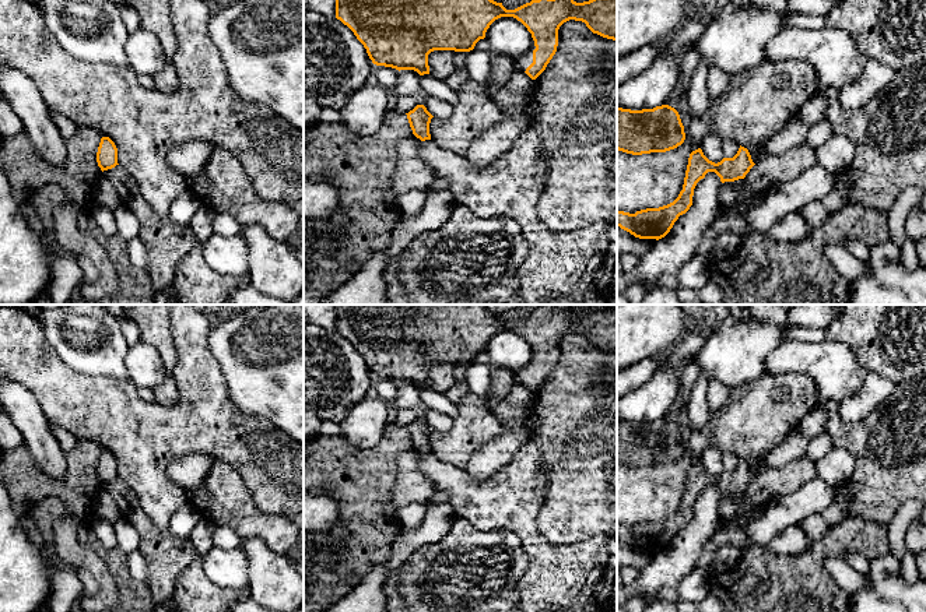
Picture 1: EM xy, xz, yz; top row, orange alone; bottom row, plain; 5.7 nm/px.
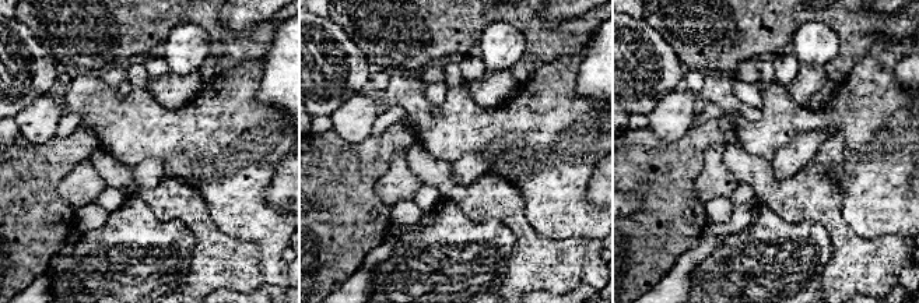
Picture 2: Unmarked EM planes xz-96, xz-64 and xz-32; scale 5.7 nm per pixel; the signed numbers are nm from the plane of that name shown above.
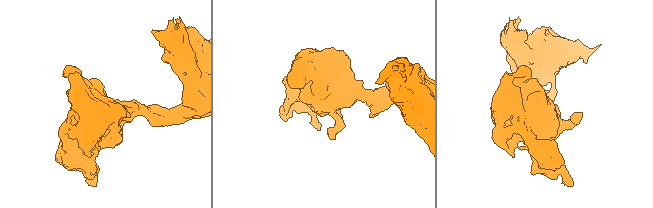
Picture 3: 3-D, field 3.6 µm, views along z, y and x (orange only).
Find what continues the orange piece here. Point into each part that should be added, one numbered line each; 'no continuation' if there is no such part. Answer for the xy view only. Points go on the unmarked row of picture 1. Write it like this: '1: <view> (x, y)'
no continuation

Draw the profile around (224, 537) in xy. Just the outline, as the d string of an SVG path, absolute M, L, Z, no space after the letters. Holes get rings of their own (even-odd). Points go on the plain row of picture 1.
M227 525L215 527L213 532L213 545L222 549L234 549L241 544L239 537Z

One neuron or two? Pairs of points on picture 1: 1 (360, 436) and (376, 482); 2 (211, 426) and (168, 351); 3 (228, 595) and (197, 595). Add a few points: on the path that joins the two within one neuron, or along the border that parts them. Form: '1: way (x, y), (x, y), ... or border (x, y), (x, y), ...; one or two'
1: border (386, 425), (367, 449), (342, 433); two
2: border (171, 331), (176, 350), (174, 382), (179, 396); two
3: way (221, 595), (204, 595); one

